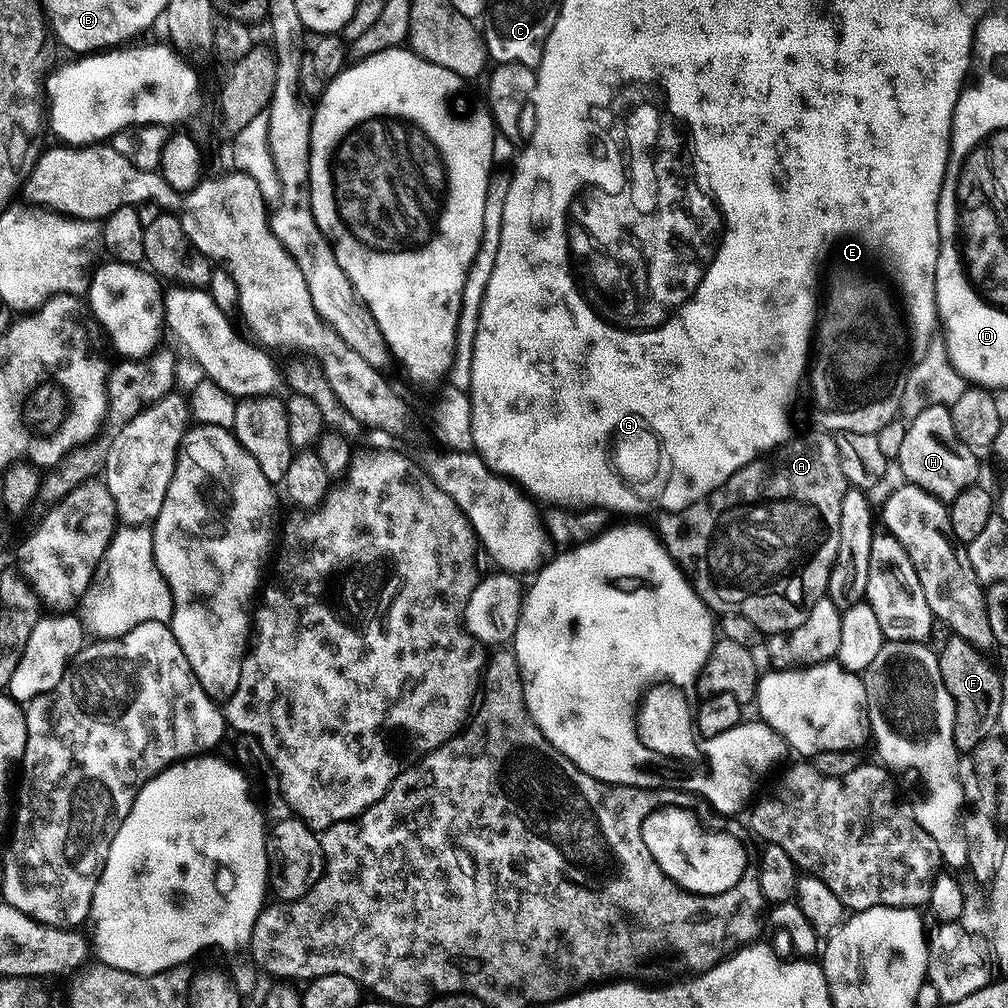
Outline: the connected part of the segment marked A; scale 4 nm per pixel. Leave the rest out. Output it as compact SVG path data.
M808 430L805 436L793 435L780 447L742 466L742 470L726 478L726 482L722 482L718 490L706 494L706 498L698 498L698 502L677 512L661 511L657 515L660 517L657 518L656 524L654 523L654 528L664 544L664 549L674 557L684 575L691 582L692 589L698 593L702 602L707 608L712 609L713 613L742 614L742 618L750 618L750 622L754 622L754 626L758 626L762 634L768 634L768 632L787 634L793 632L798 626L802 626L802 622L806 622L806 614L810 614L814 602L825 599L830 570L838 554L838 518L842 518L842 498L849 487L848 479L842 474L842 461L838 459L836 436L831 432Z

